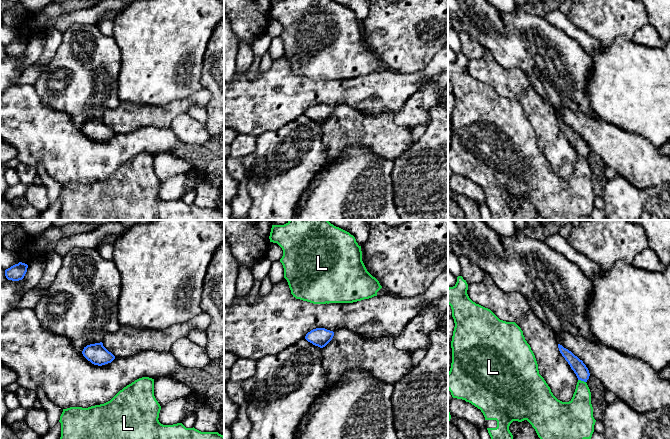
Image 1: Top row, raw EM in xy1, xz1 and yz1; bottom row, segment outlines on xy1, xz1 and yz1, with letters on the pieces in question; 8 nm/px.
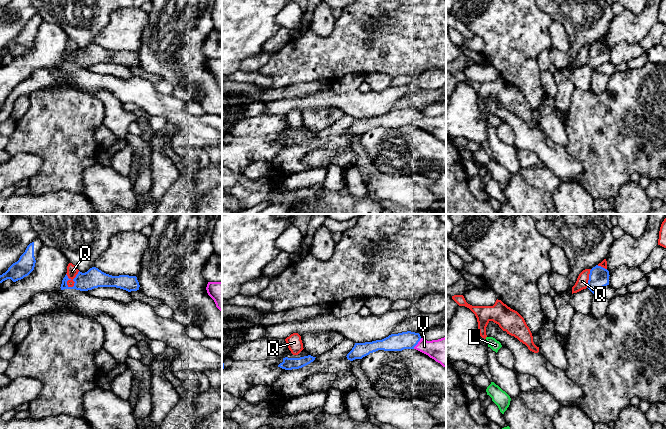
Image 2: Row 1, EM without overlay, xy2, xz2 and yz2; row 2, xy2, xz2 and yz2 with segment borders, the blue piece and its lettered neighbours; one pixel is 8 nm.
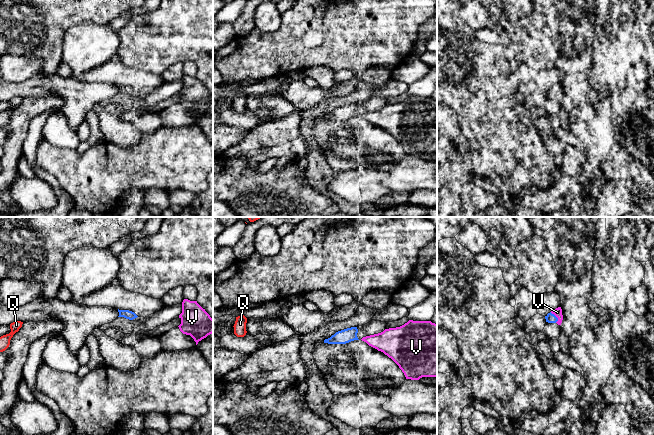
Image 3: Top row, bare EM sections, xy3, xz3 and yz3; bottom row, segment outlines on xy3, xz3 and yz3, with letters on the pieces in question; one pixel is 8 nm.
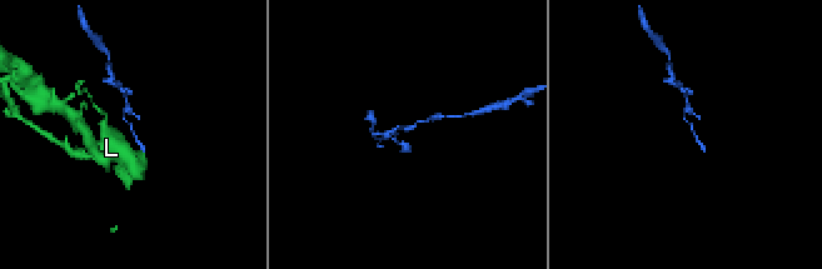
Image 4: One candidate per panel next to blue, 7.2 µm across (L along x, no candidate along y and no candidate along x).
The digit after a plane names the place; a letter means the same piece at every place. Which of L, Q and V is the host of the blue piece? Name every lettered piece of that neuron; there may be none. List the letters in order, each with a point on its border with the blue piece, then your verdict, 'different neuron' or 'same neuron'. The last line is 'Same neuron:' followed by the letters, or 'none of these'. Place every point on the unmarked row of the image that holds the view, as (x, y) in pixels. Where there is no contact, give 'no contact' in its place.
L: contact yz1 (582, 156); different neuron
Q: contact xy2 (70, 55); different neuron
V: contact yz3 (556, 93); same neuron
Same neuron: V

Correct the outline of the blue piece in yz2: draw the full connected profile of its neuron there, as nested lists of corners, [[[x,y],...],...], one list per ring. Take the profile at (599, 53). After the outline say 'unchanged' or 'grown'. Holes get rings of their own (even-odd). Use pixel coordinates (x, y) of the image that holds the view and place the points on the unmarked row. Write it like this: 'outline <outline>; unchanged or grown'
outline [[[596,41],[590,46],[587,64],[596,70],[601,64],[609,61],[609,52],[607,45]]]; unchanged

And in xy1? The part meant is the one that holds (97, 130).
outline [[[102,118],[87,121],[82,130],[88,137],[98,142],[111,139],[115,135],[115,132],[103,122]]]; unchanged

